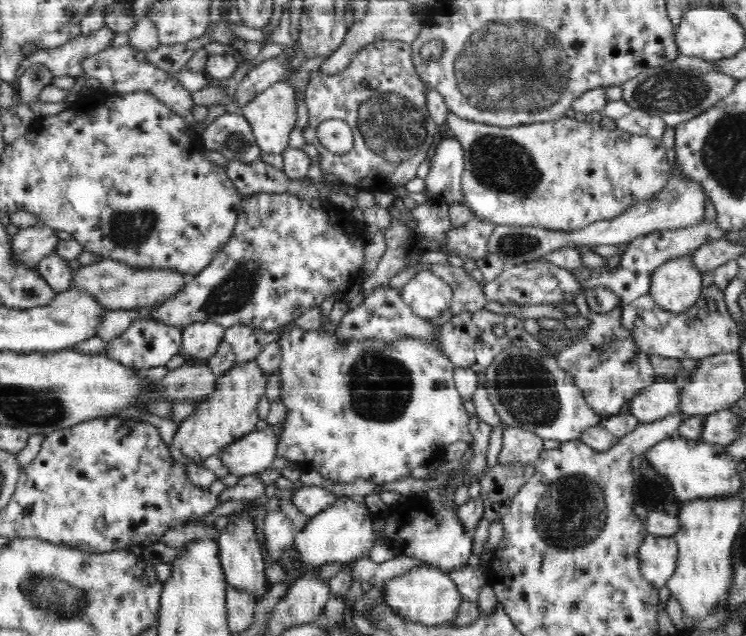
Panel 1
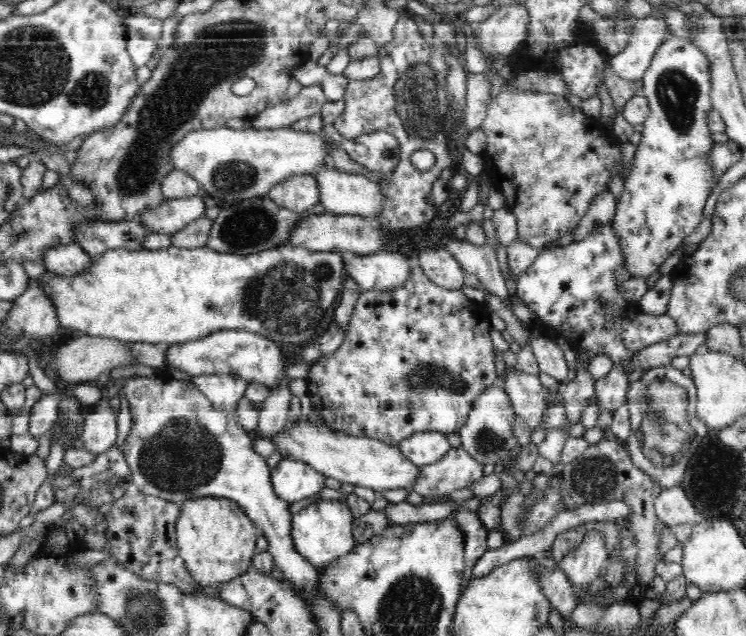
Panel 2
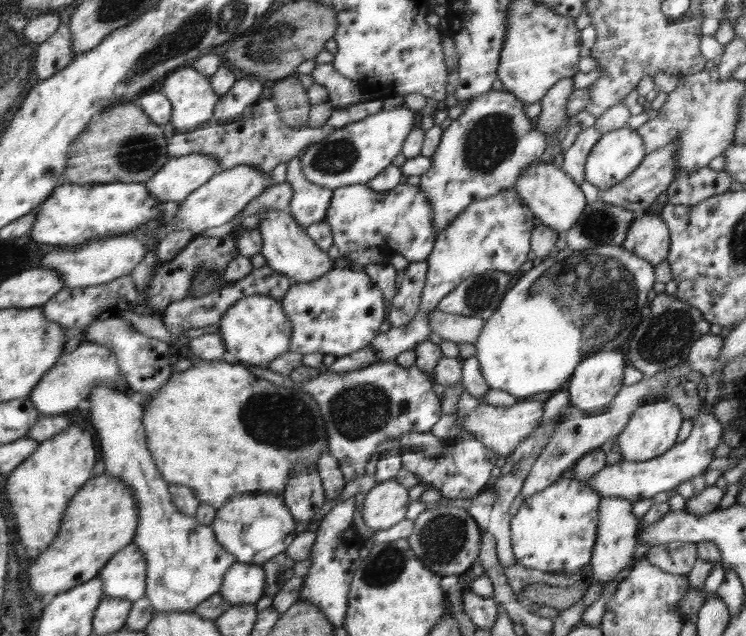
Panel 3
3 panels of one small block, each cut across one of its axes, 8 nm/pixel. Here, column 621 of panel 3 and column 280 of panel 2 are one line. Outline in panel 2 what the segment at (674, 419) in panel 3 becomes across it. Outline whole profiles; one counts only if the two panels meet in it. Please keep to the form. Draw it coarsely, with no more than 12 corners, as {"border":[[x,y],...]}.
{"border":[[299,419],[270,438],[282,458],[372,490],[421,468],[399,446]]}

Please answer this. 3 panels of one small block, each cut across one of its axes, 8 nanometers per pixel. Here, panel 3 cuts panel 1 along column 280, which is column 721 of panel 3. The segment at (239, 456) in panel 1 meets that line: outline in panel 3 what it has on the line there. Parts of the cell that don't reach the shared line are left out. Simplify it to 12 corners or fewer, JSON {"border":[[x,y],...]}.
{"border":[[714,406],[688,438],[644,462],[607,464],[589,478],[596,494],[634,503],[702,475],[723,426]]}

